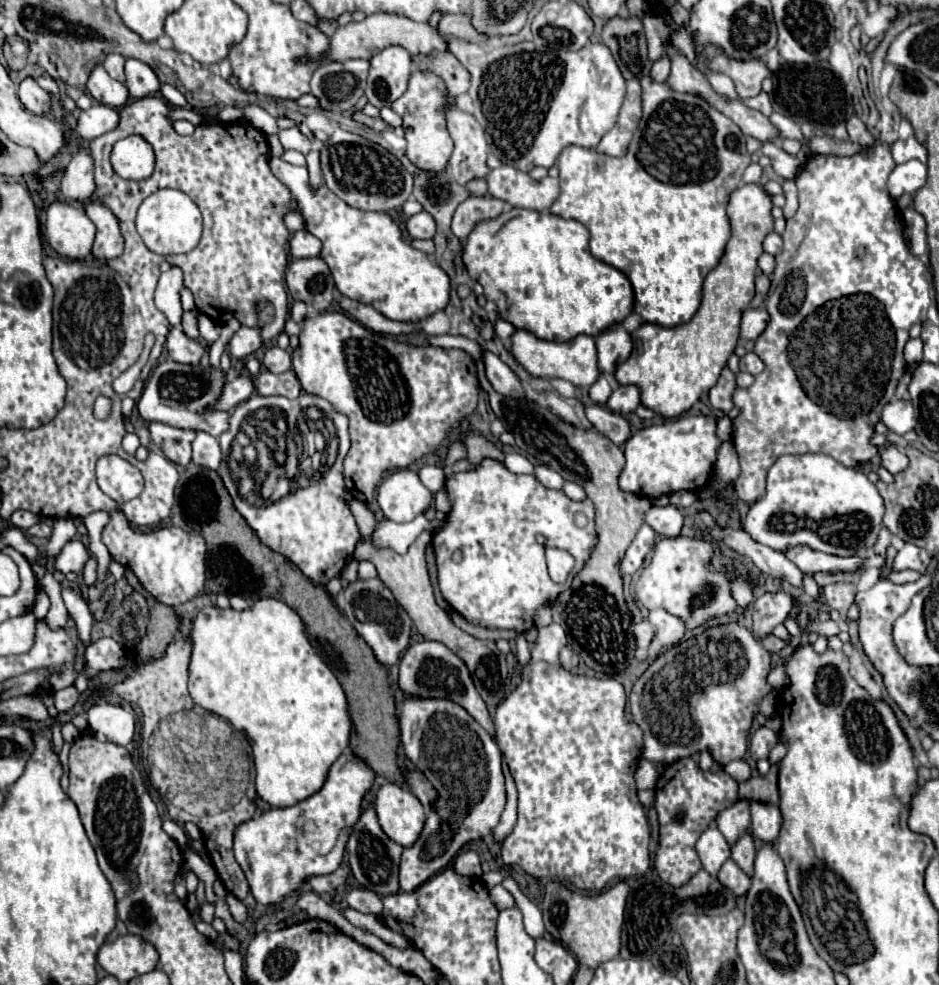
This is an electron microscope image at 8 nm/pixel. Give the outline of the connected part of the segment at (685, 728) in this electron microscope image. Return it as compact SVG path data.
M728 622L728 624L708 626L698 636L692 636L688 640L682 640L680 644L676 644L670 650L666 650L664 654L660 654L650 664L650 668L638 678L638 682L634 684L634 688L630 692L630 698L628 698L630 700L630 710L632 710L632 720L636 720L636 724L640 724L642 730L644 730L644 752L642 752L642 756L648 758L648 760L652 760L652 762L668 762L670 764L670 762L676 762L676 760L680 760L684 756L694 756L694 754L698 754L702 750L710 750L712 756L714 756L714 760L718 764L722 764L722 766L728 764L728 762L732 762L732 760L742 760L744 754L746 754L746 750L748 750L748 738L750 738L750 730L752 730L754 716L760 710L760 702L764 700L766 694L770 694L774 690L772 684L768 682L768 672L772 668L772 654L774 652L780 652L784 648L784 644L786 642L784 640L778 640L774 634L768 634L766 638L760 638L752 630L748 630L744 624L740 624L740 622Z

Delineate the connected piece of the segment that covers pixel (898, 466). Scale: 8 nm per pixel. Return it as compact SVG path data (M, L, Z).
M888 446L888 448L882 448L880 450L880 456L882 456L882 466L890 472L890 474L898 474L902 470L908 468L908 456L904 450L898 450L894 446Z

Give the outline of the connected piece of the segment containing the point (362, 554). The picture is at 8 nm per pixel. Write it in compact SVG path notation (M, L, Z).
M346 494L346 500L348 500L348 506L352 510L352 514L356 516L356 522L358 522L358 528L360 528L360 534L364 538L364 544L356 544L358 548L354 550L354 558L356 560L370 560L376 570L378 570L378 576L382 578L382 582L392 590L392 594L396 596L398 604L408 612L408 616L412 618L414 626L418 628L418 634L424 638L424 640L436 640L440 644L444 644L446 648L450 648L456 656L460 656L464 660L464 664L468 666L470 674L472 674L472 680L474 680L474 686L476 690L480 692L480 696L484 698L484 702L488 704L488 708L492 710L492 704L498 706L498 702L502 702L504 698L504 678L502 676L508 676L508 668L506 668L506 656L496 648L496 644L492 640L476 640L472 636L468 636L466 632L462 632L460 628L456 628L452 624L452 620L448 618L448 614L436 604L434 600L434 592L432 592L432 584L430 584L430 576L428 576L428 570L426 570L426 560L424 560L424 550L426 546L430 544L430 538L432 534L428 530L424 530L418 540L410 546L410 550L400 556L392 550L376 550L372 544L370 544L370 536L372 536L372 530L376 526L376 518L374 514L368 510L368 506L360 500L350 500L350 496Z

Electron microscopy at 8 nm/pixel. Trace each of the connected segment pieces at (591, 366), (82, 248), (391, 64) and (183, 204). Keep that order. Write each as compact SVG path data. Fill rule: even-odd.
M516 330L510 336L510 352L524 366L524 370L528 370L536 378L562 378L572 382L574 386L590 388L600 376L596 366L596 346L592 336L582 334L568 342L548 342L548 340L536 338L526 330Z
M54 202L46 214L46 236L60 256L82 260L92 252L96 226L84 210L66 202Z
M390 46L378 52L370 60L370 74L366 86L366 98L376 108L386 108L398 100L412 74L412 56L400 46Z
M158 190L148 196L136 216L136 230L144 244L156 254L182 254L192 250L202 234L202 216L192 198L180 190Z

